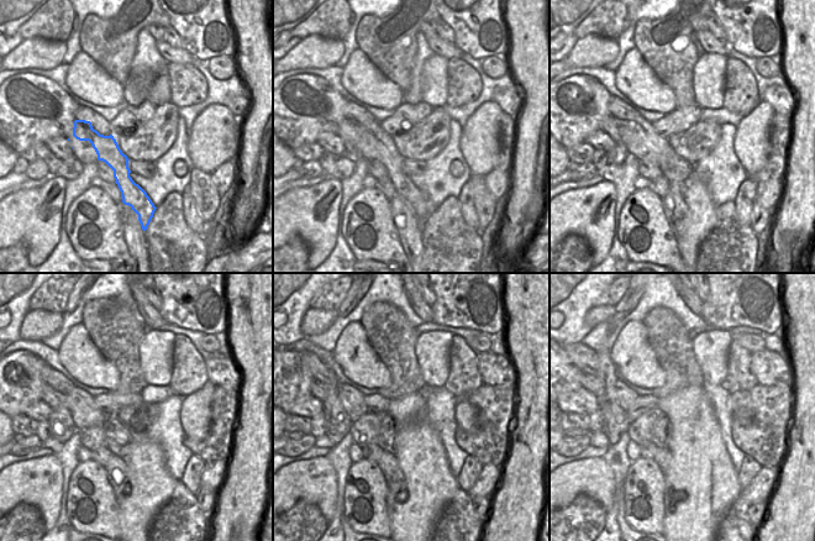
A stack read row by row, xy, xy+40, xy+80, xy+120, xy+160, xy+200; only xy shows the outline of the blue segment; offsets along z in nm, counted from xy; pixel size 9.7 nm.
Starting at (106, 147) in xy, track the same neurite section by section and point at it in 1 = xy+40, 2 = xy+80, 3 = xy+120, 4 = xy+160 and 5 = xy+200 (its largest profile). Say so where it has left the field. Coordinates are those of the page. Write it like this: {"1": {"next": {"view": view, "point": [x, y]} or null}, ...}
{"1": {"next": {"view": "xy+40", "point": [373, 142]}}, "2": {"next": {"view": "xy+80", "point": [639, 137]}}, "3": {"next": {"view": "xy+120", "point": [78, 410]}}, "4": {"next": {"view": "xy+160", "point": [343, 405]}}, "5": {"next": {"view": "xy+200", "point": [616, 398]}}}

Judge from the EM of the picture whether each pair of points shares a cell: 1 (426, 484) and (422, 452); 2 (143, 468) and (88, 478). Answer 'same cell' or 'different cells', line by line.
1: same cell
2: different cells

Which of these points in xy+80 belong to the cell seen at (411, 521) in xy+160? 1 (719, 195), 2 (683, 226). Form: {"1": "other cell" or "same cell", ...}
{"1": "other cell", "2": "same cell"}

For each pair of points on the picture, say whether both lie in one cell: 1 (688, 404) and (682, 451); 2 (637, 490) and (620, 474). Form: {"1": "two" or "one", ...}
{"1": "one", "2": "two"}

